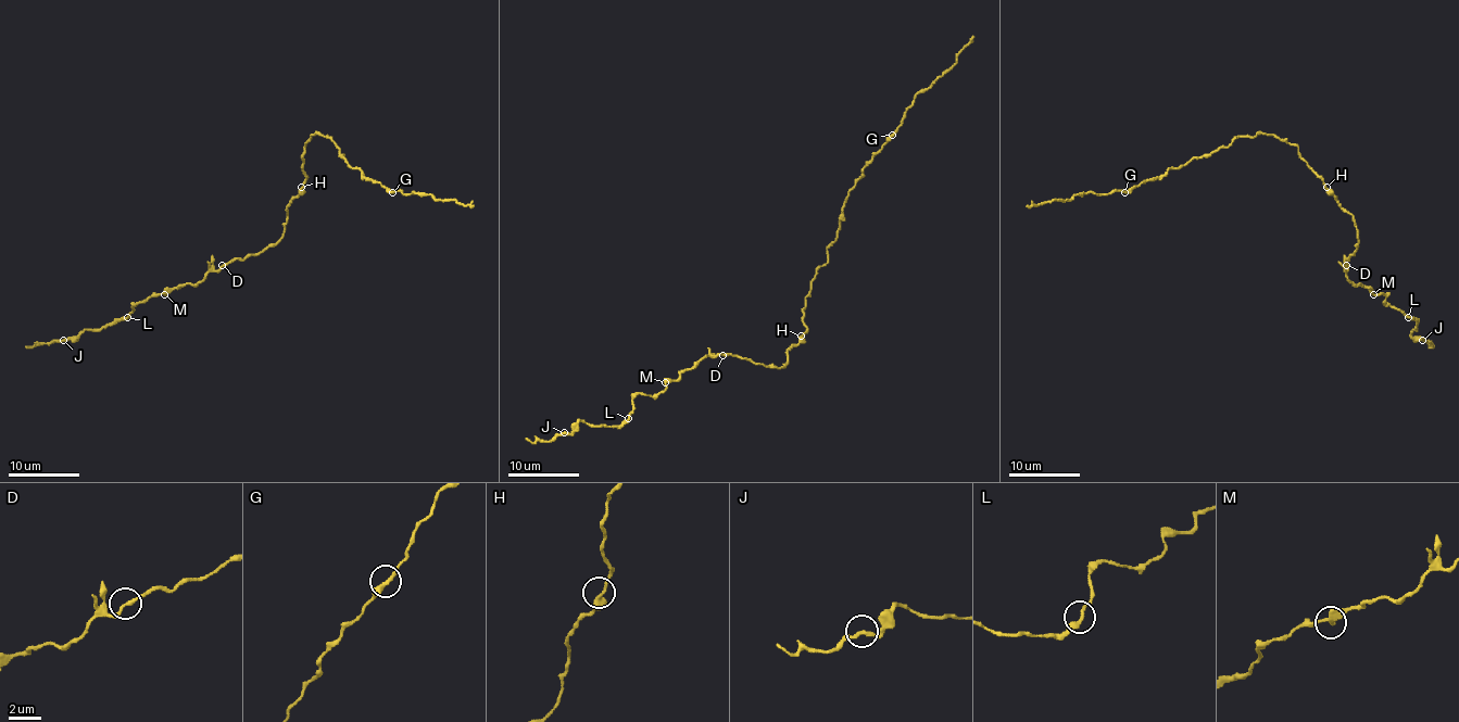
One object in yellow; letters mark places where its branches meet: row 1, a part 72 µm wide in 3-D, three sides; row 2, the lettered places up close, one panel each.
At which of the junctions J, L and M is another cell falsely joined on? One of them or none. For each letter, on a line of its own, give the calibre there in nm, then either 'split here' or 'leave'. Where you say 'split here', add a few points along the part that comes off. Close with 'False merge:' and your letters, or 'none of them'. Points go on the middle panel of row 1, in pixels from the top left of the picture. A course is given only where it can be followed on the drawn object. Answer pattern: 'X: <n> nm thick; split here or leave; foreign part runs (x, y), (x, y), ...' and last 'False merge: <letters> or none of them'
J: 200 nm thick; leave
L: 260 nm thick; leave
M: 320 nm thick; leave
False merge: none of them

